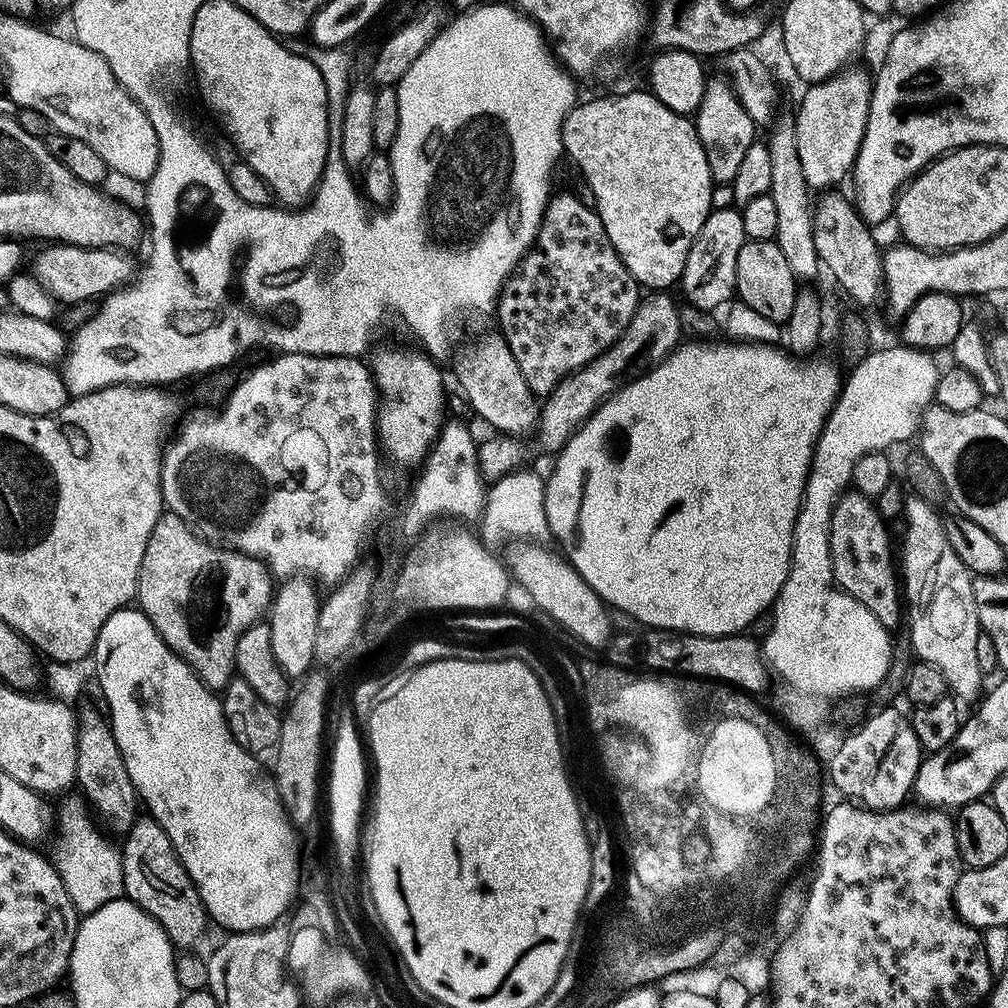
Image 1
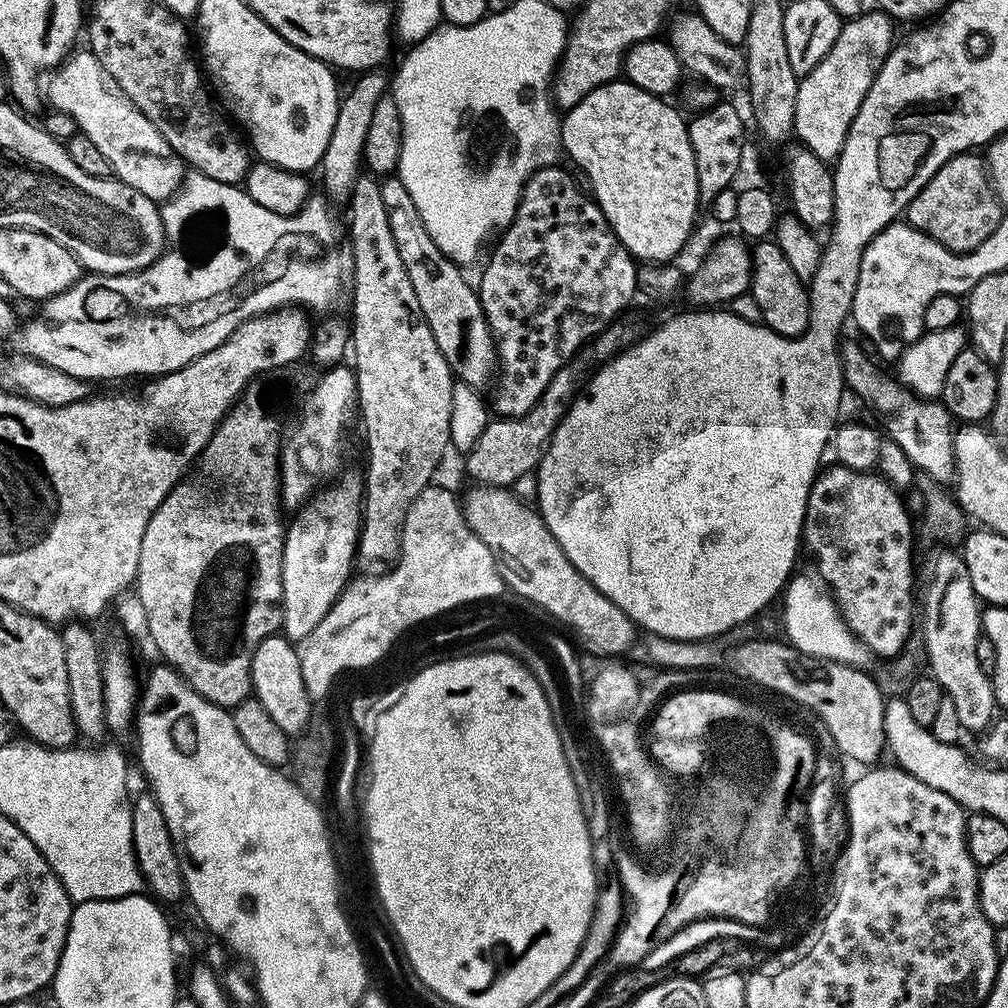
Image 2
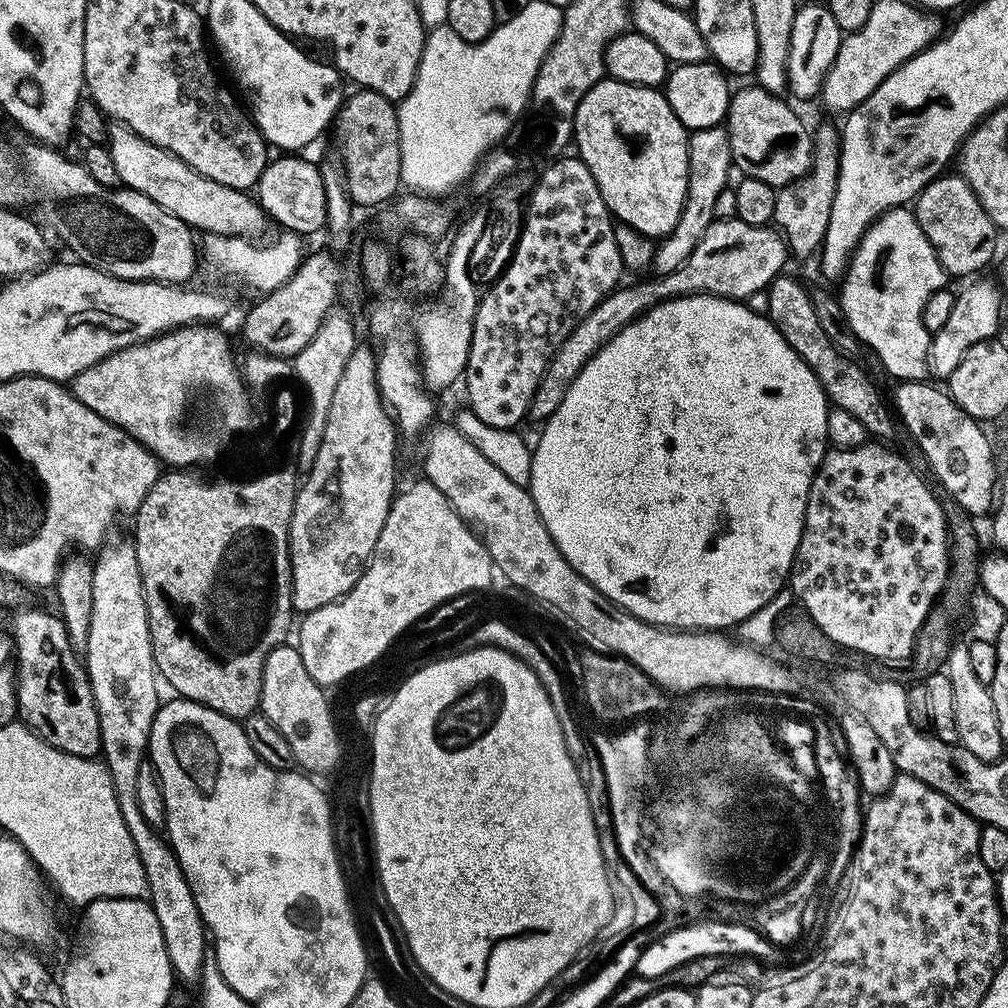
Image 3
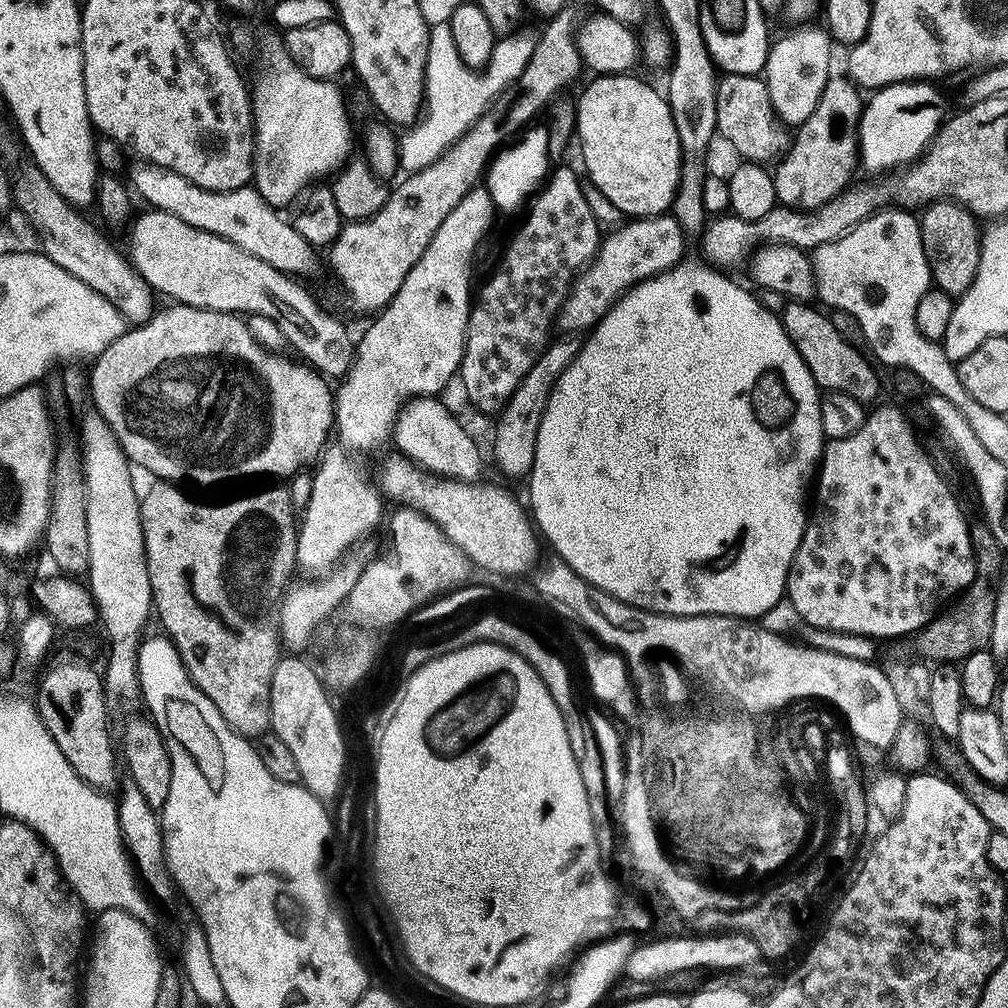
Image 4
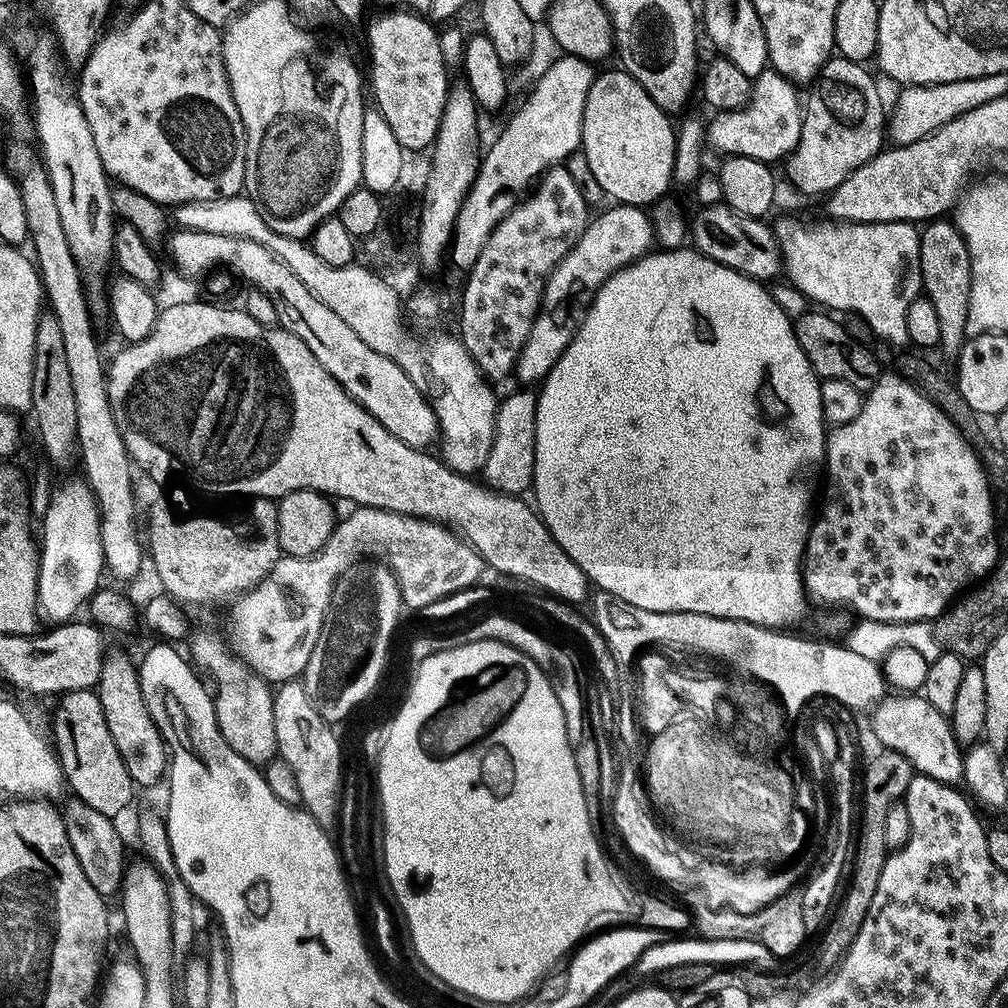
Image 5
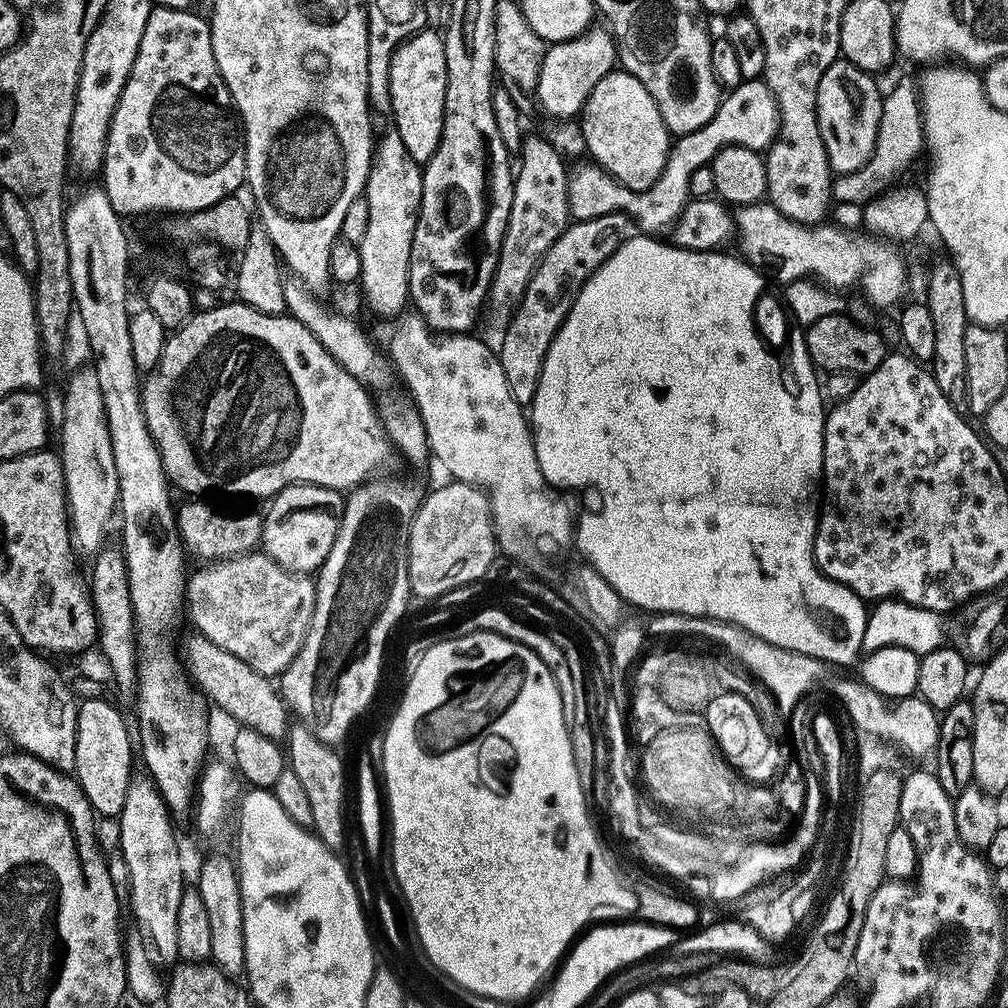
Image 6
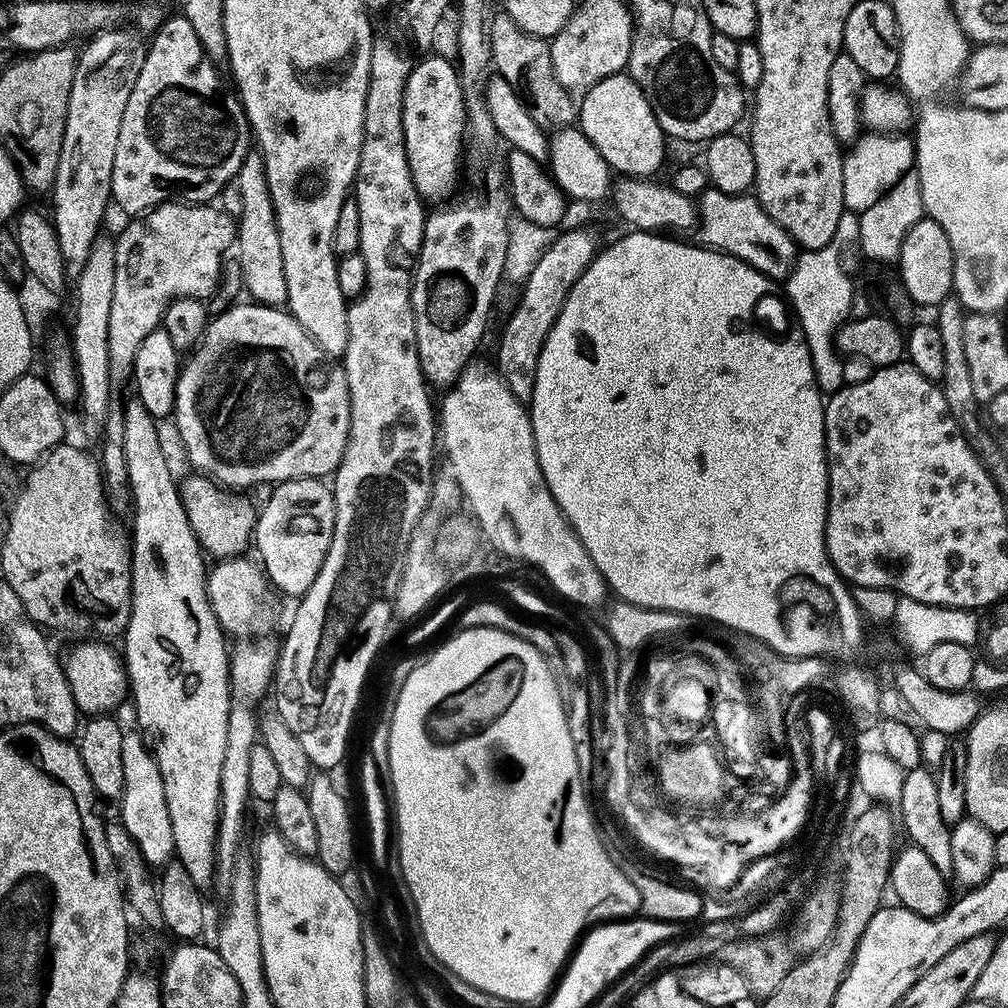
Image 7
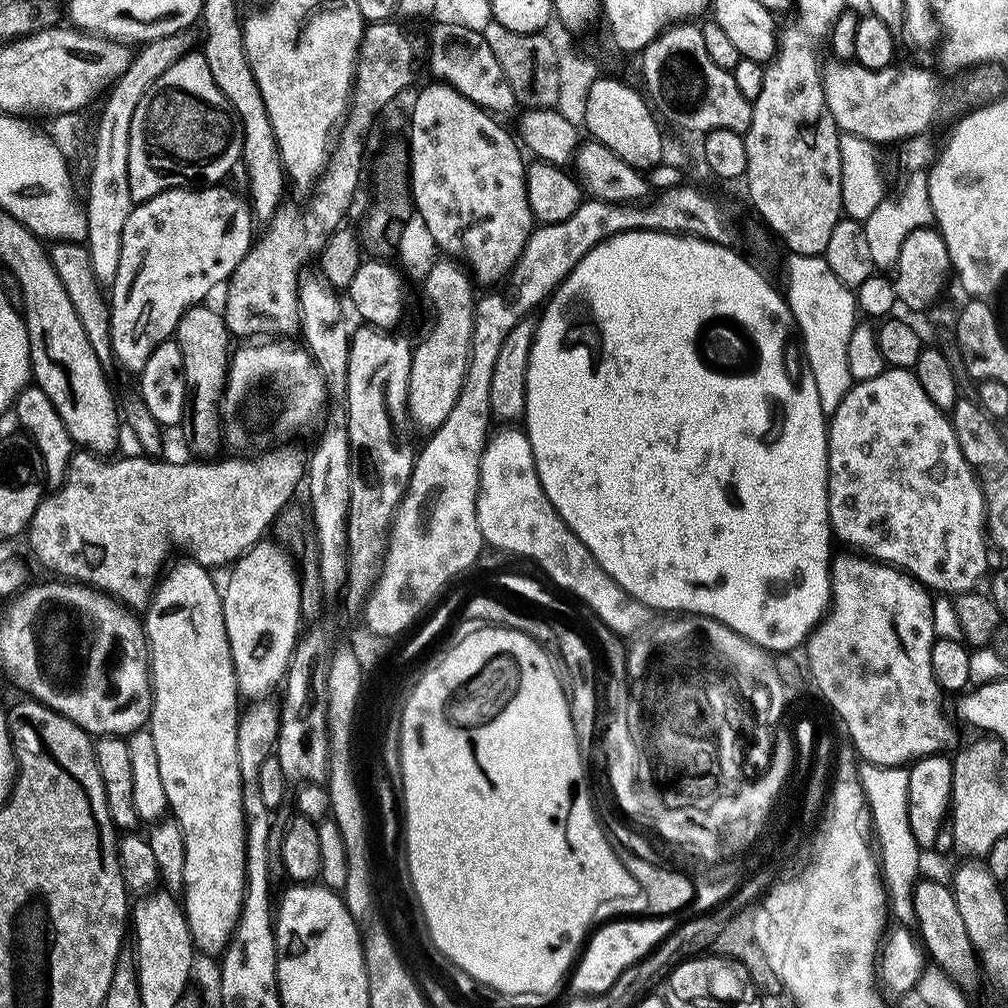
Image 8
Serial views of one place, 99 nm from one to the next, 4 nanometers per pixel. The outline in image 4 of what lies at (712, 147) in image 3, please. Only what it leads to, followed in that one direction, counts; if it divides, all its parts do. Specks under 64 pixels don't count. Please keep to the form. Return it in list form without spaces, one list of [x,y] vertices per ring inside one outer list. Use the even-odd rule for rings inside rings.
[[[671,214],[632,218],[615,232],[607,233],[600,241],[595,260],[573,280],[568,296],[556,315],[555,327],[561,328],[559,331],[564,334],[584,334],[595,328],[613,304],[634,285],[670,270],[685,259],[684,243],[683,228]]]

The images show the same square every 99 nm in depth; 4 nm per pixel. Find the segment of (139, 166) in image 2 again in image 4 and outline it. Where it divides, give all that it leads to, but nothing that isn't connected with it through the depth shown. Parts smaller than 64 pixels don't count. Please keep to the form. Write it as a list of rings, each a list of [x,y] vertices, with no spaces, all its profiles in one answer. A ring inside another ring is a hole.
[[[147,162],[139,165],[132,172],[131,187],[135,195],[145,200],[157,212],[174,214],[174,218],[182,218],[195,228],[206,230],[210,234],[218,234],[234,246],[254,254],[254,258],[262,258],[270,266],[293,278],[305,278],[316,268],[317,249],[302,234],[298,234],[295,223],[280,217],[281,213],[260,197],[255,187],[245,186],[229,192],[211,192],[199,188],[194,182],[182,178],[177,172],[168,168],[157,168]]]

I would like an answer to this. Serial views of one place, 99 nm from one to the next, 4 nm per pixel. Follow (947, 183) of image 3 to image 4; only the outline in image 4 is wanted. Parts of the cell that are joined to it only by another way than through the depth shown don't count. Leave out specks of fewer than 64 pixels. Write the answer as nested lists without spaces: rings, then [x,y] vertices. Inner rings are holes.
[[[934,200],[919,213],[918,219],[922,250],[930,266],[933,285],[946,295],[958,298],[974,282],[974,274],[978,274],[982,228],[976,225],[979,224],[977,217],[952,200]]]

